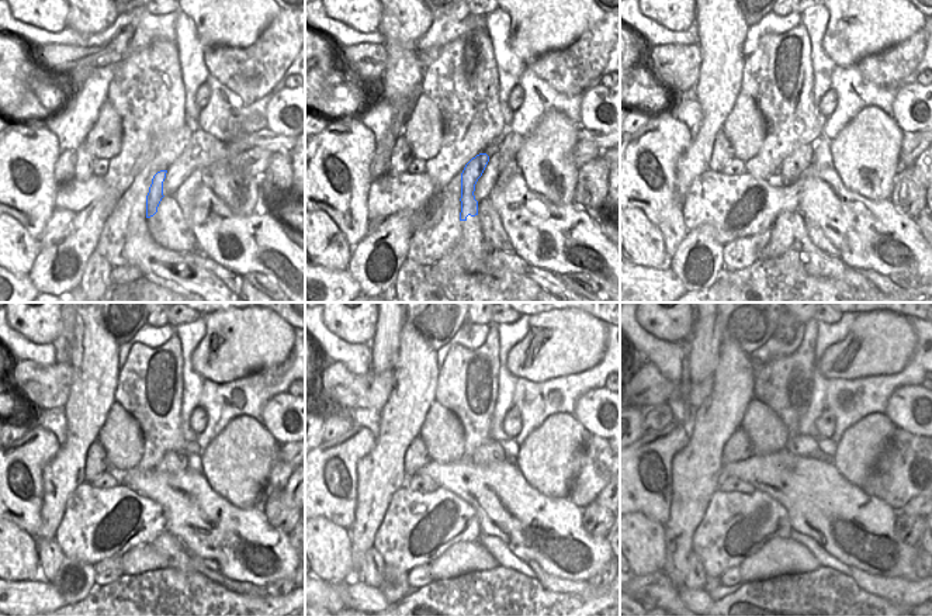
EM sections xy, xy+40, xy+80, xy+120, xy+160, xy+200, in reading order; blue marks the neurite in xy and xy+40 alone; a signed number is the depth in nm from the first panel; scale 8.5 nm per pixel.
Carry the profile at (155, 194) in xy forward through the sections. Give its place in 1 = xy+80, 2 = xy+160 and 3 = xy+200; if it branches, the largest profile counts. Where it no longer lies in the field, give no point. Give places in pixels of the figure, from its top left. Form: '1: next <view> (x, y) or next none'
1: next xy+80 (794, 165)
2: next xy+160 (489, 452)
3: next xy+200 (800, 445)

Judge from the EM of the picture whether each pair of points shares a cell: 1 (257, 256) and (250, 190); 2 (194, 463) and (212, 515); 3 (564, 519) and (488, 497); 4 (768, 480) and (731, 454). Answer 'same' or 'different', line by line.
1: different
2: different
3: same
4: different

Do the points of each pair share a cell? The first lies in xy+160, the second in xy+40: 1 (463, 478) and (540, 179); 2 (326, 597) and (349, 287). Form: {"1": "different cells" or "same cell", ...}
{"1": "different cells", "2": "same cell"}

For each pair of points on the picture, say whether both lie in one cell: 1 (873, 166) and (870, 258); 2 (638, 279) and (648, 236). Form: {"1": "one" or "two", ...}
{"1": "two", "2": "two"}

